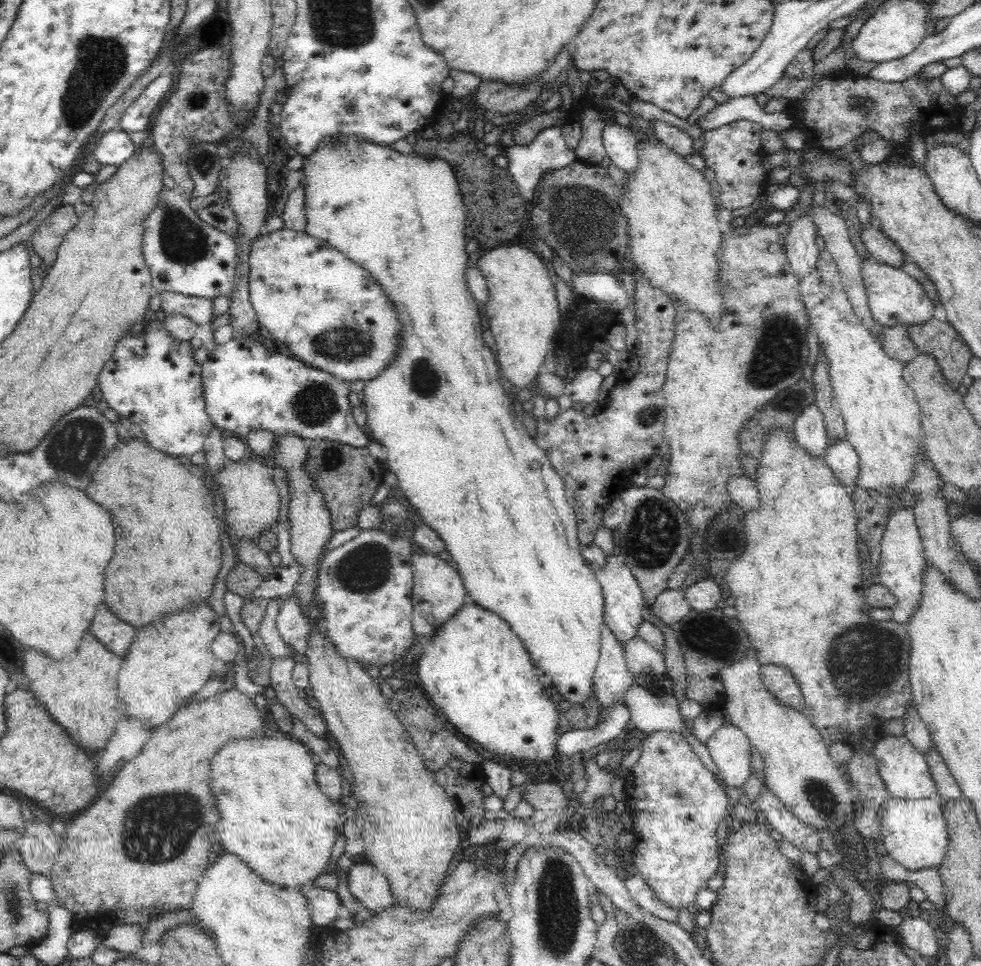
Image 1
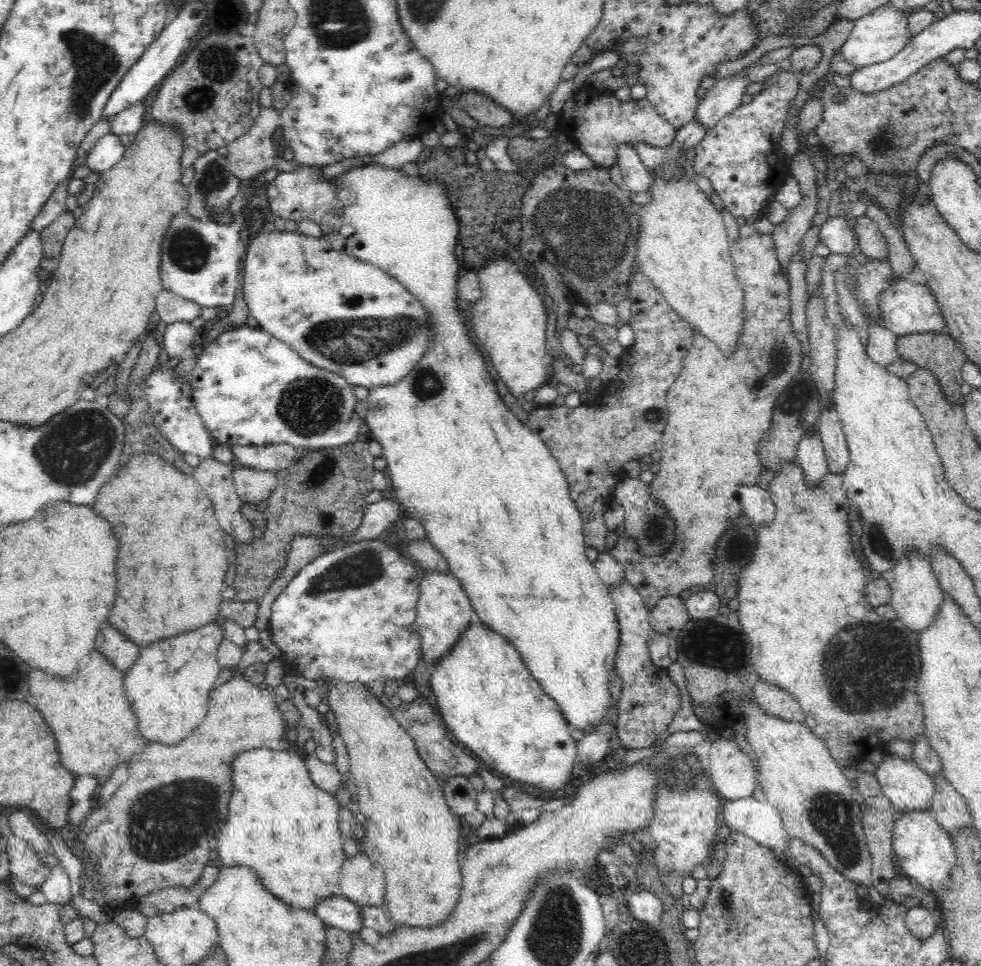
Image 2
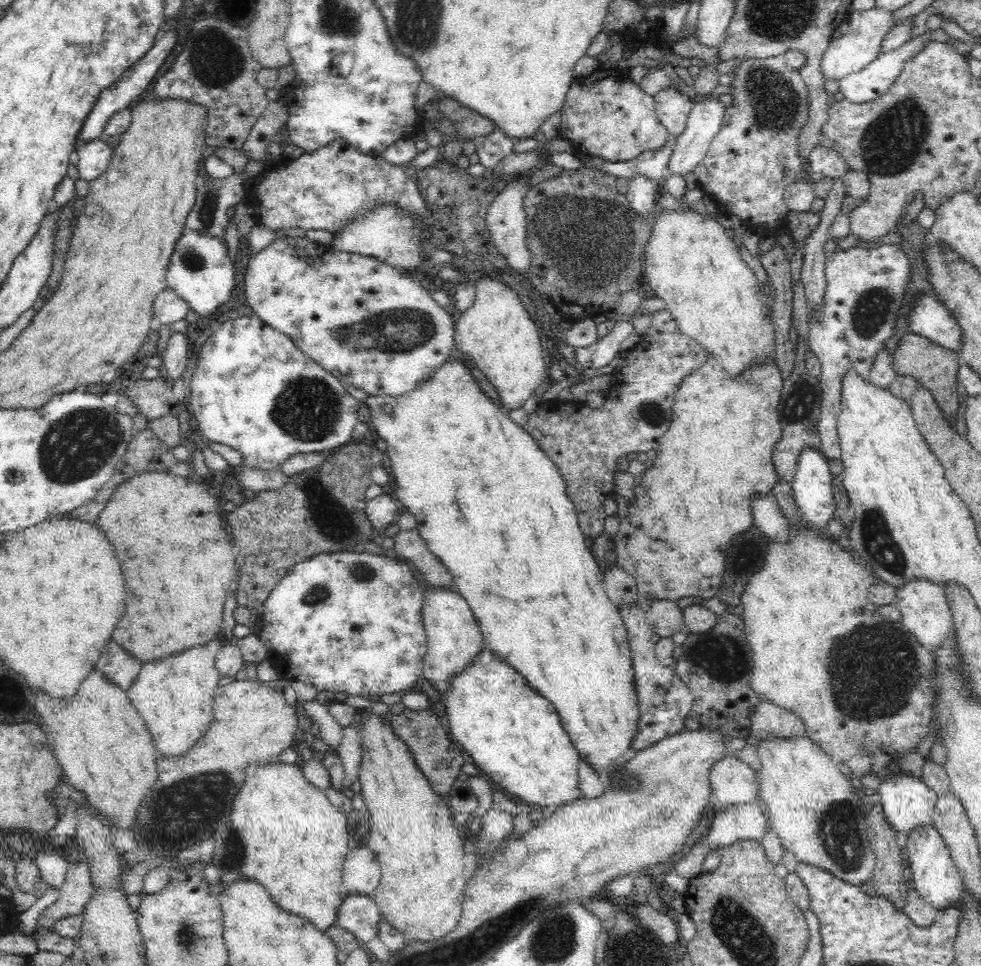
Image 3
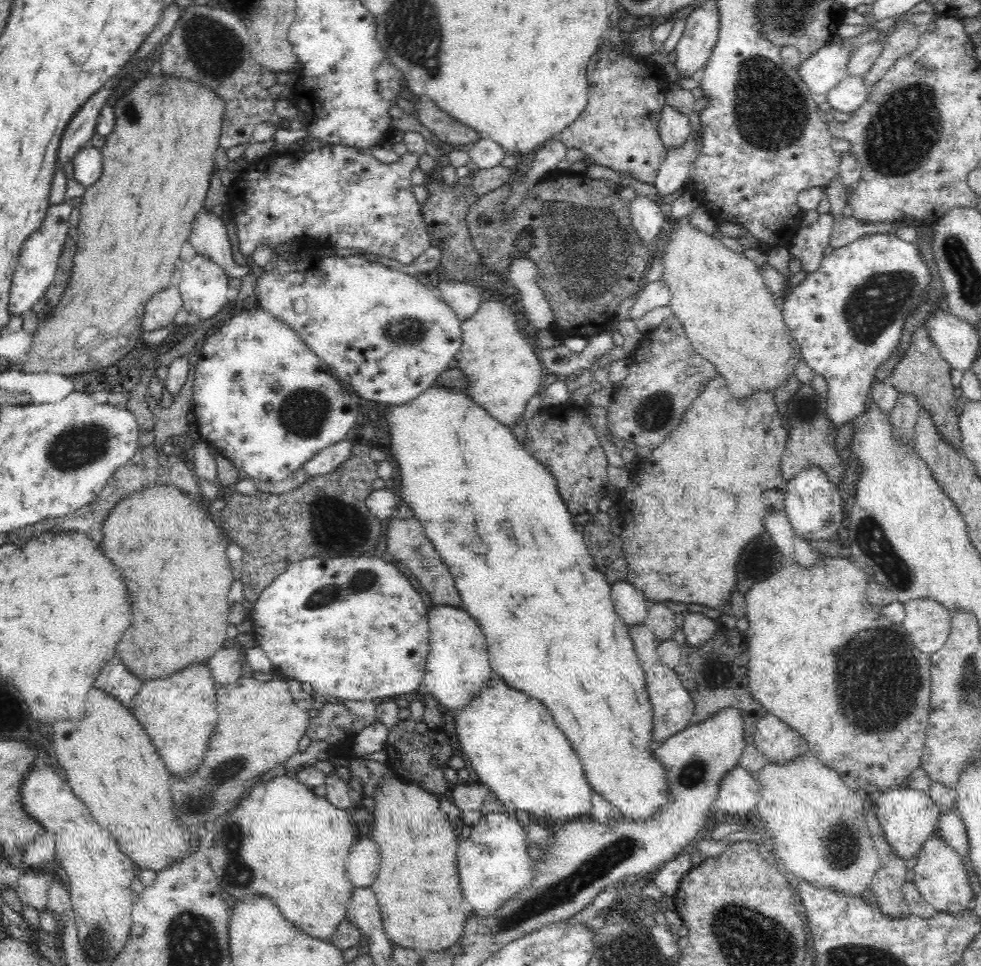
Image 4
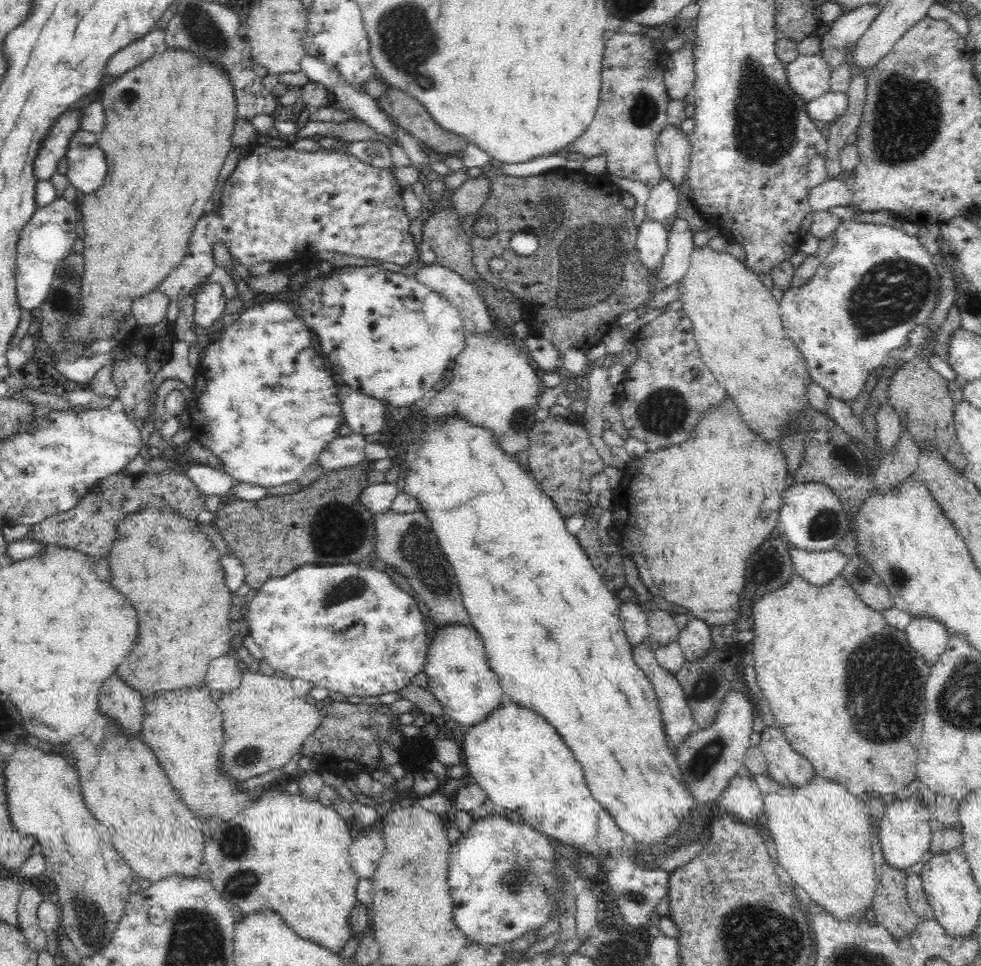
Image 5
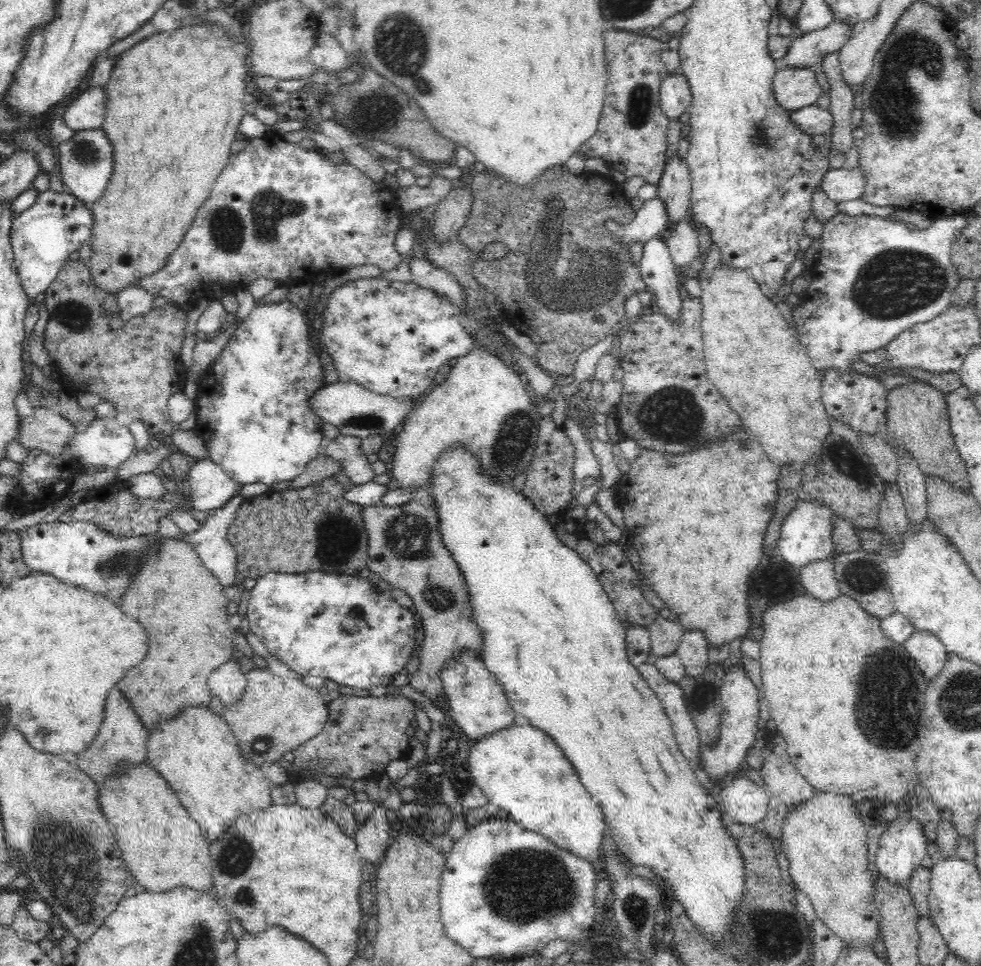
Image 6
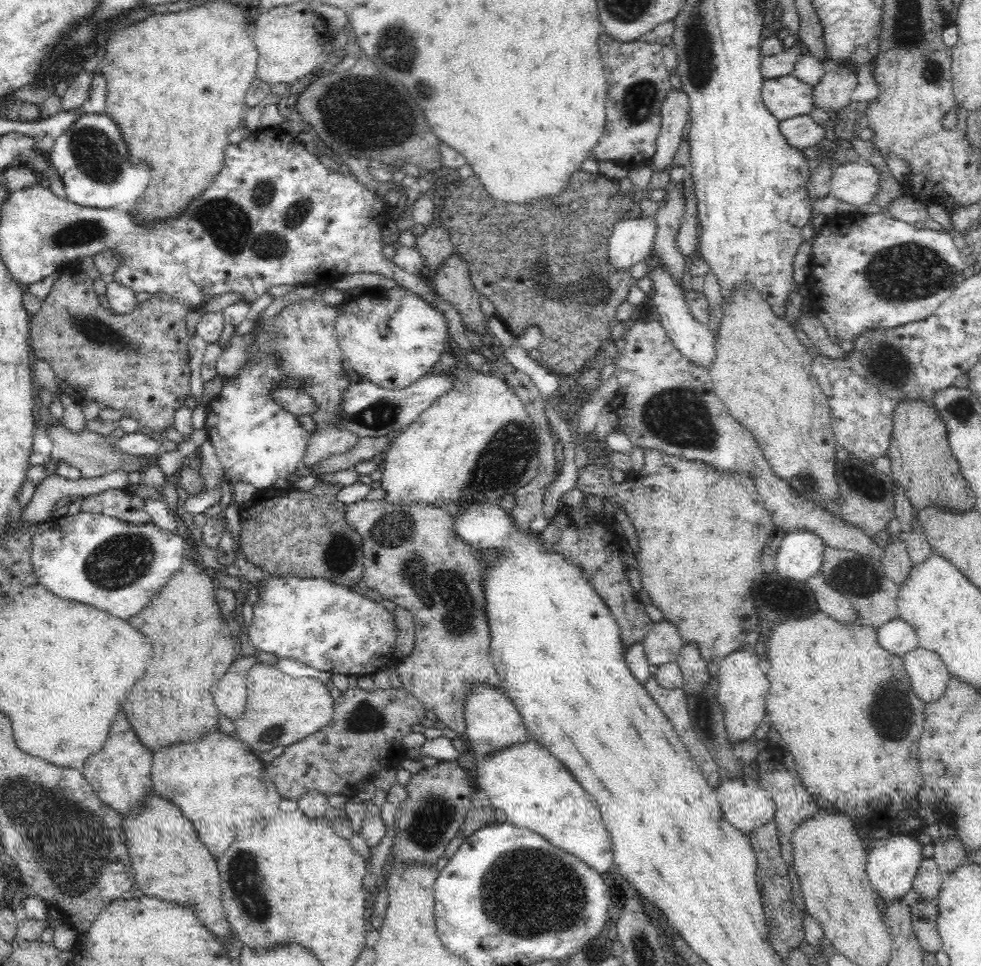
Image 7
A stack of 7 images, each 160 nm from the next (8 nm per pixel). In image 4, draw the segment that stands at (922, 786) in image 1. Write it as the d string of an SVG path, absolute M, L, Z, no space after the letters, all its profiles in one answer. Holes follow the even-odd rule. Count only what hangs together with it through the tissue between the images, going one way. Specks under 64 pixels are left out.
M906 787L884 790L877 800L877 808L877 819L886 842L890 844L893 854L906 862L922 852L925 843L933 837L939 821L938 807L929 793Z

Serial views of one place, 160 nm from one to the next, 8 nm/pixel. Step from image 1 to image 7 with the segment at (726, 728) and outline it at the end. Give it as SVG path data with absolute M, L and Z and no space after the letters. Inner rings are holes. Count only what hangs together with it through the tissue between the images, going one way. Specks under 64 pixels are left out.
M748 775L722 780L715 791L723 816L746 835L774 818L775 802L772 795Z

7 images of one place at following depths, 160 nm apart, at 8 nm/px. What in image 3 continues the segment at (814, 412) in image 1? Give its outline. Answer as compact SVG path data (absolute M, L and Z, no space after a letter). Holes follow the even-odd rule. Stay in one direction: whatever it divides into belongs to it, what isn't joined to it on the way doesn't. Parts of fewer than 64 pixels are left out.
M812 447L804 449L799 456L796 474L793 476L792 497L794 503L800 511L801 519L811 527L824 529L836 510L835 486L833 484L833 474L831 465L824 458L820 449Z

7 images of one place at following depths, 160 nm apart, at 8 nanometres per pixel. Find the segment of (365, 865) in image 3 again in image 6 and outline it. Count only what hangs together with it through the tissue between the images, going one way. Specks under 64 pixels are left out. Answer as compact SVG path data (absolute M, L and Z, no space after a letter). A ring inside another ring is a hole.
M384 800L376 801L372 813L364 821L364 826L356 830L353 840L356 842L357 855L363 861L379 864L386 855L390 844L390 824L386 819L387 808Z

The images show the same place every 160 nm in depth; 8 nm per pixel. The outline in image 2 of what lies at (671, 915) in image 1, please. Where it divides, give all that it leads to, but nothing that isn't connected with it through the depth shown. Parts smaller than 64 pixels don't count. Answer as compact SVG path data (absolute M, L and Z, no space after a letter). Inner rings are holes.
M640 888L626 889L626 898L628 900L629 911L636 921L660 926L663 913L663 903L661 897L656 896L652 889Z

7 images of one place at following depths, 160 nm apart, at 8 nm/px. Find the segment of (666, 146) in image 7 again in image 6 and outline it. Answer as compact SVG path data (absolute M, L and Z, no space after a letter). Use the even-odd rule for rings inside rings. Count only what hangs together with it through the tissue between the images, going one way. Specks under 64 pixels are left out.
M682 73L668 75L659 90L659 106L668 117L668 122L677 121L688 108L691 108L690 85Z

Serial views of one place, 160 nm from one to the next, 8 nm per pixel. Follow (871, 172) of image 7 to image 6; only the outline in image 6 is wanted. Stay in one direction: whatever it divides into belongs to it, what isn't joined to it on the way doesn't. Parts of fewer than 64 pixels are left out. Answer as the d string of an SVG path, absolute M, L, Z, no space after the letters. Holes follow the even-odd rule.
M860 167L828 169L820 185L835 203L856 200L865 191L865 176Z

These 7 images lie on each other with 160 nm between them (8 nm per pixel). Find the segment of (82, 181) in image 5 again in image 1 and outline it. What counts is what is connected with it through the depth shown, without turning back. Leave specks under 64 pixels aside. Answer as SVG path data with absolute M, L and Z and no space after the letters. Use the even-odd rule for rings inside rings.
M122 129L105 132L97 140L92 158L102 166L118 167L134 154L134 144Z

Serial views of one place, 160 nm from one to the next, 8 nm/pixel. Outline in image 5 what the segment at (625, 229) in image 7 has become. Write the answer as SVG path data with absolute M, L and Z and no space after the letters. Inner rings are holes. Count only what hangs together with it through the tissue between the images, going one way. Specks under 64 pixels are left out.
M661 181L651 188L650 196L646 201L645 216L648 221L666 224L678 210L678 191L670 181Z

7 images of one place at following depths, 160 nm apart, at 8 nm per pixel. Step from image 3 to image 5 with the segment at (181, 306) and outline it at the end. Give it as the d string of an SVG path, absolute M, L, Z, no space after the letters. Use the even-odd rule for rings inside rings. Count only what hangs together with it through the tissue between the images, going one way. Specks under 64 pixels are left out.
M156 289L144 296L134 298L130 310L134 314L136 324L143 327L146 324L152 326L166 316L168 303L168 297Z

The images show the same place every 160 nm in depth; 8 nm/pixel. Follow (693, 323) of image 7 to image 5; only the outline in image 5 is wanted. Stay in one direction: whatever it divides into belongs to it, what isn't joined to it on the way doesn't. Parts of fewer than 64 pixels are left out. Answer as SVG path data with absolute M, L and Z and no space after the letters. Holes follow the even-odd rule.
M643 221L637 232L637 257L650 276L661 267L666 253L666 226L654 221Z

